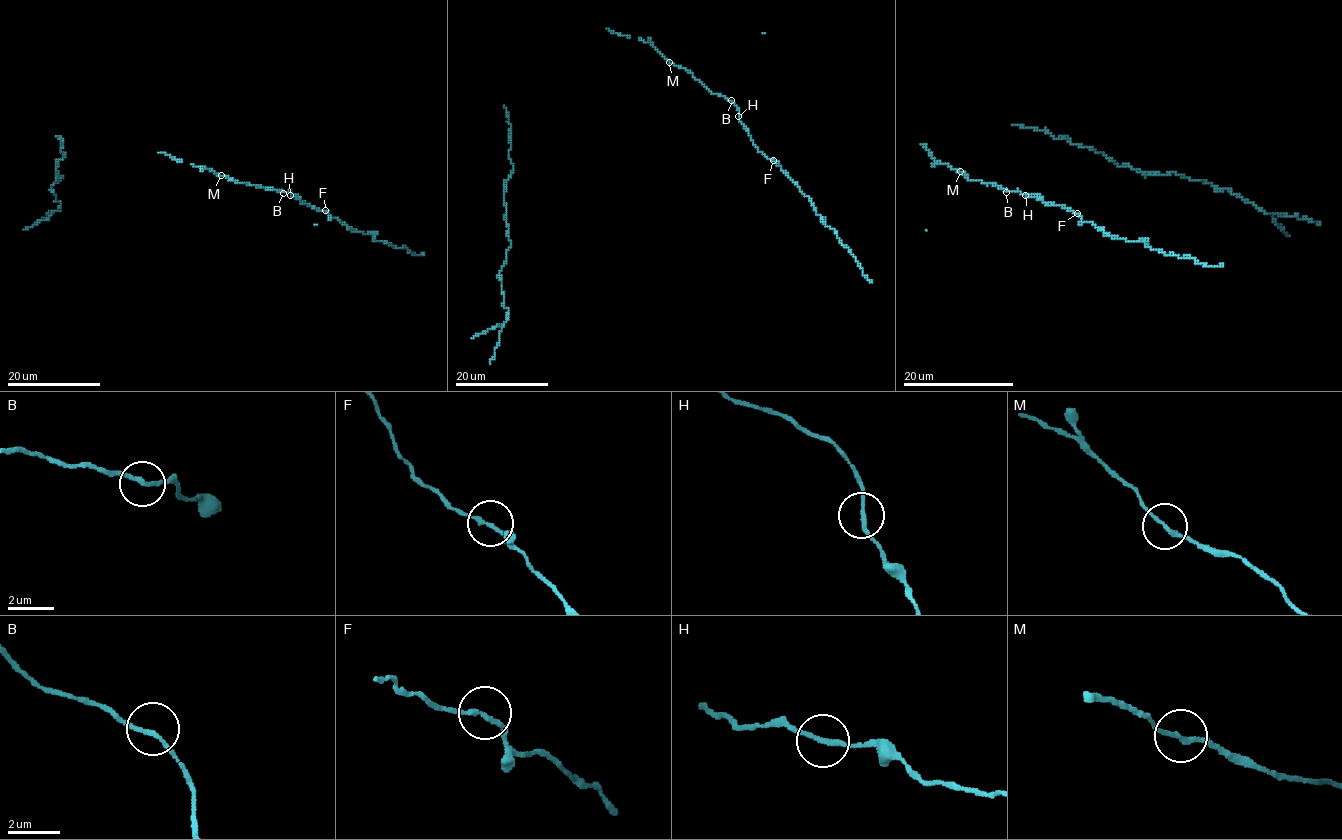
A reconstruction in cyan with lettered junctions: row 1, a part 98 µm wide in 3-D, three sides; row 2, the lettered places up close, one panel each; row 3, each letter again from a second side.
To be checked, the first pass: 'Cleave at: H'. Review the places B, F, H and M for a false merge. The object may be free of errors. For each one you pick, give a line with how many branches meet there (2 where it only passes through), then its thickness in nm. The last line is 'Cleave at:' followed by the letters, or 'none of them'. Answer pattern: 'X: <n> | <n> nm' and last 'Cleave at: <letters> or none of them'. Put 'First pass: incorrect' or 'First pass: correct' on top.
First pass: incorrect
Cleave at: none of them

